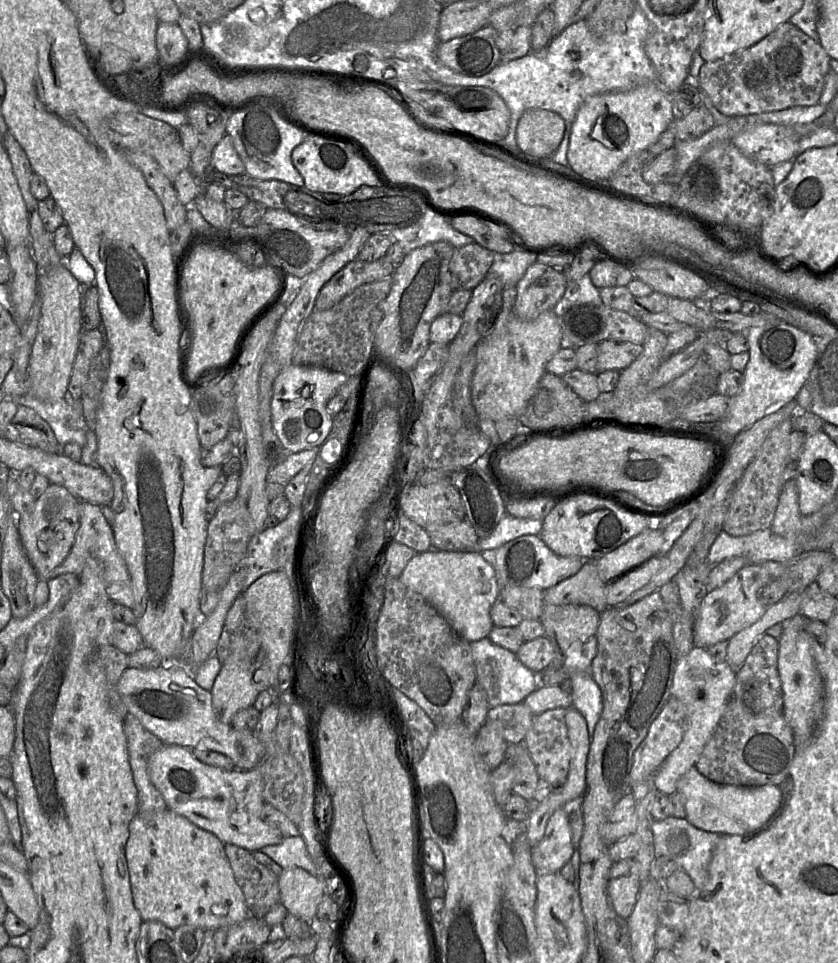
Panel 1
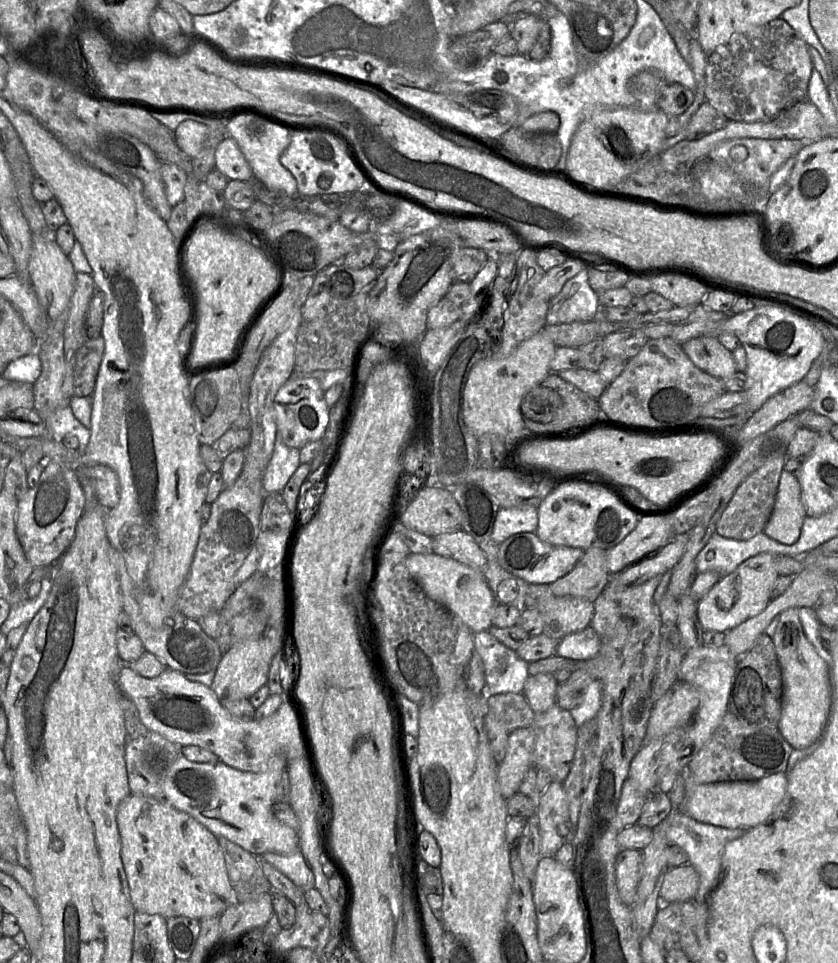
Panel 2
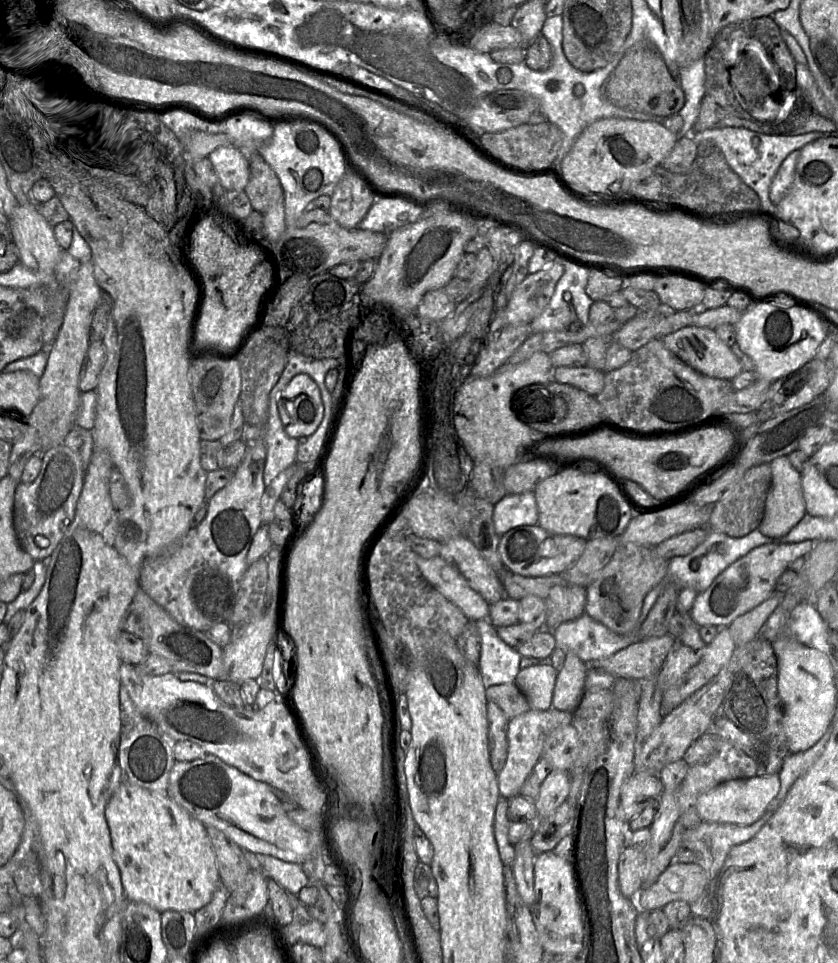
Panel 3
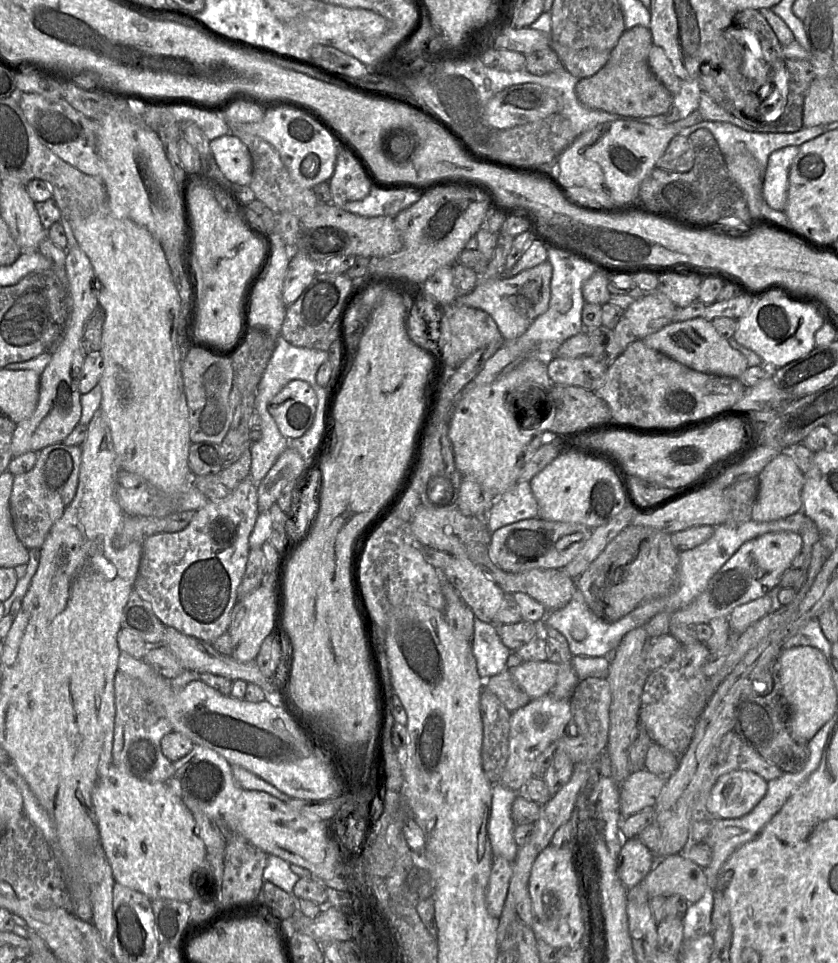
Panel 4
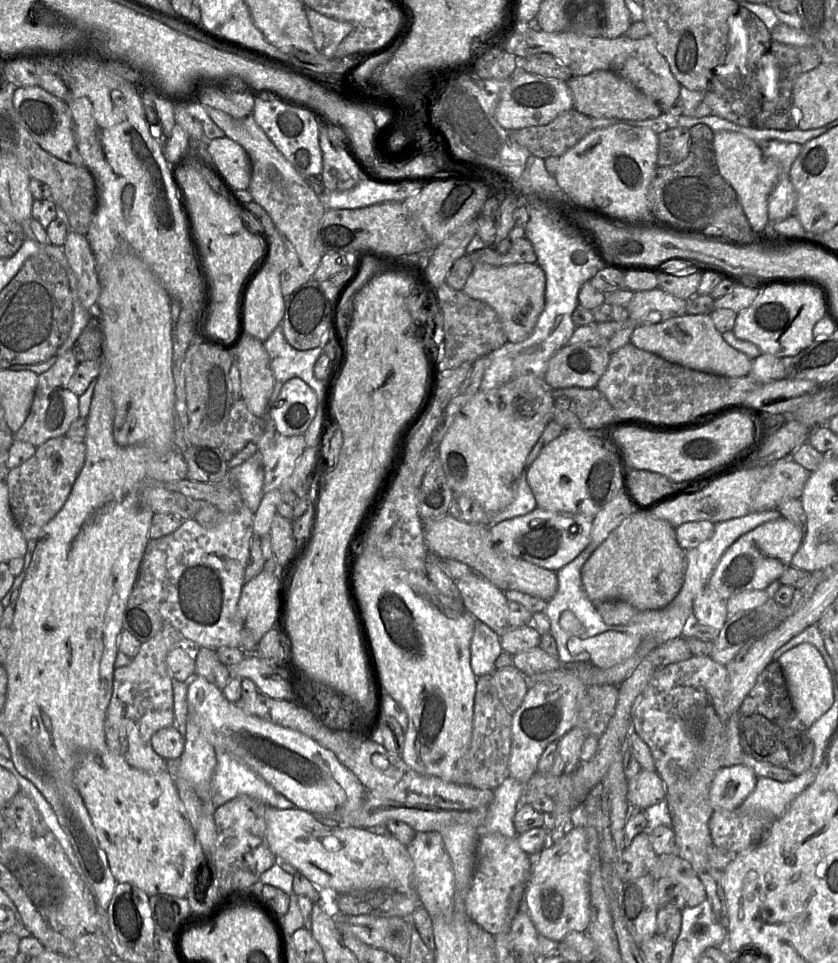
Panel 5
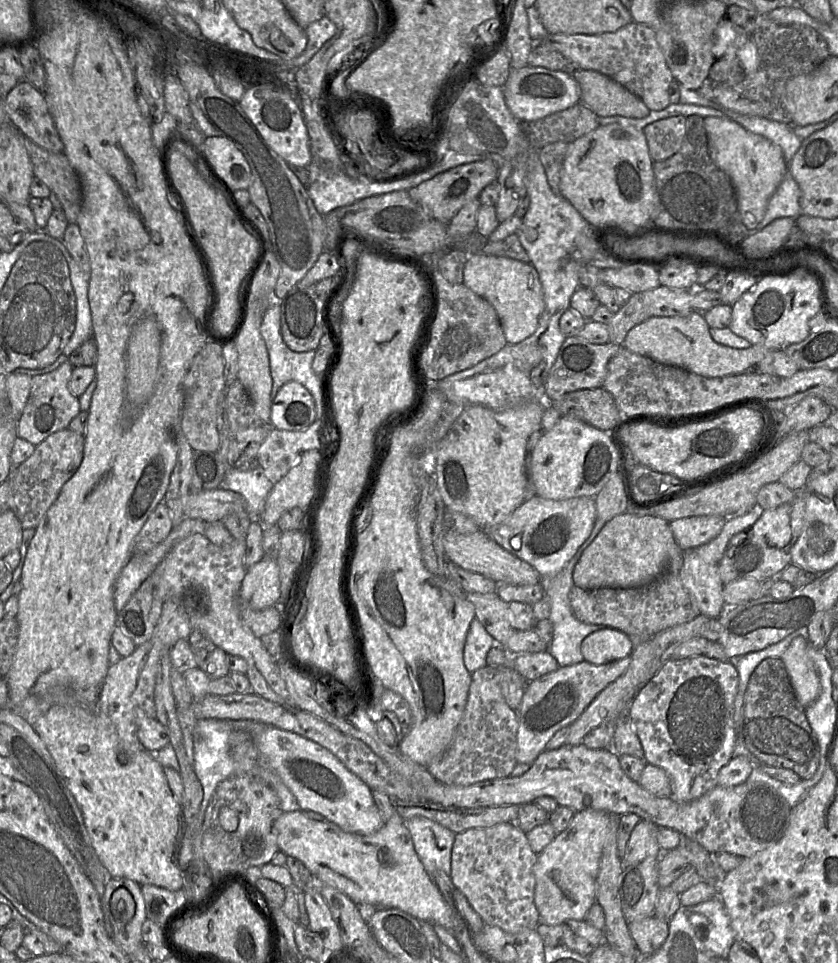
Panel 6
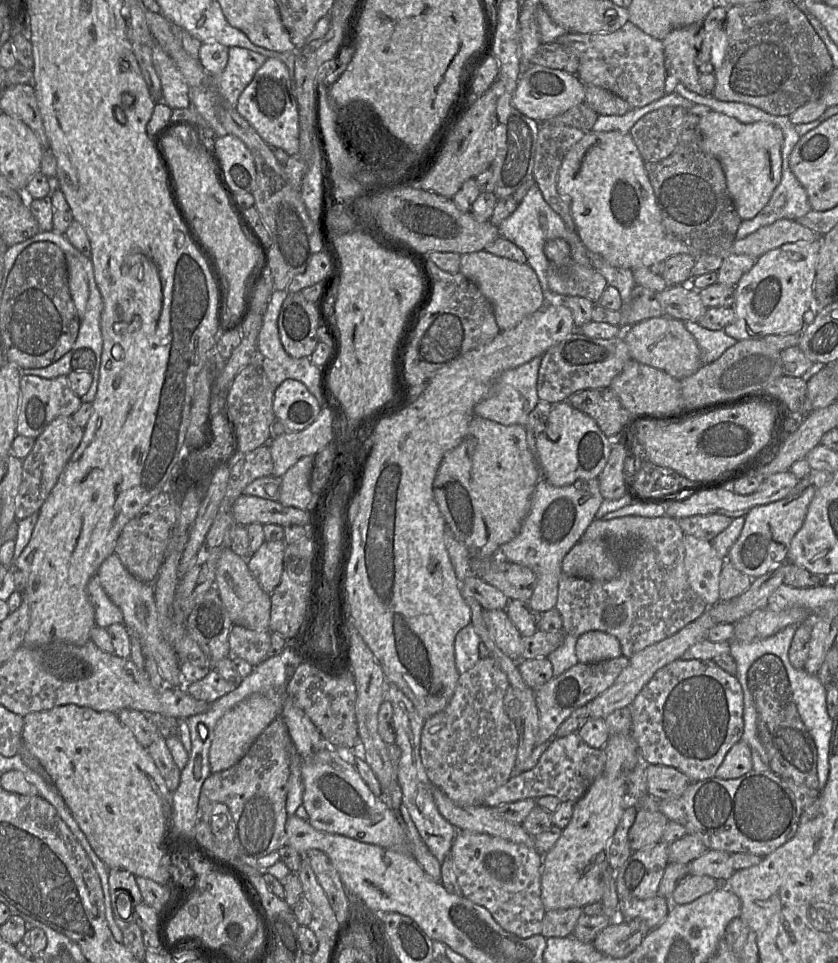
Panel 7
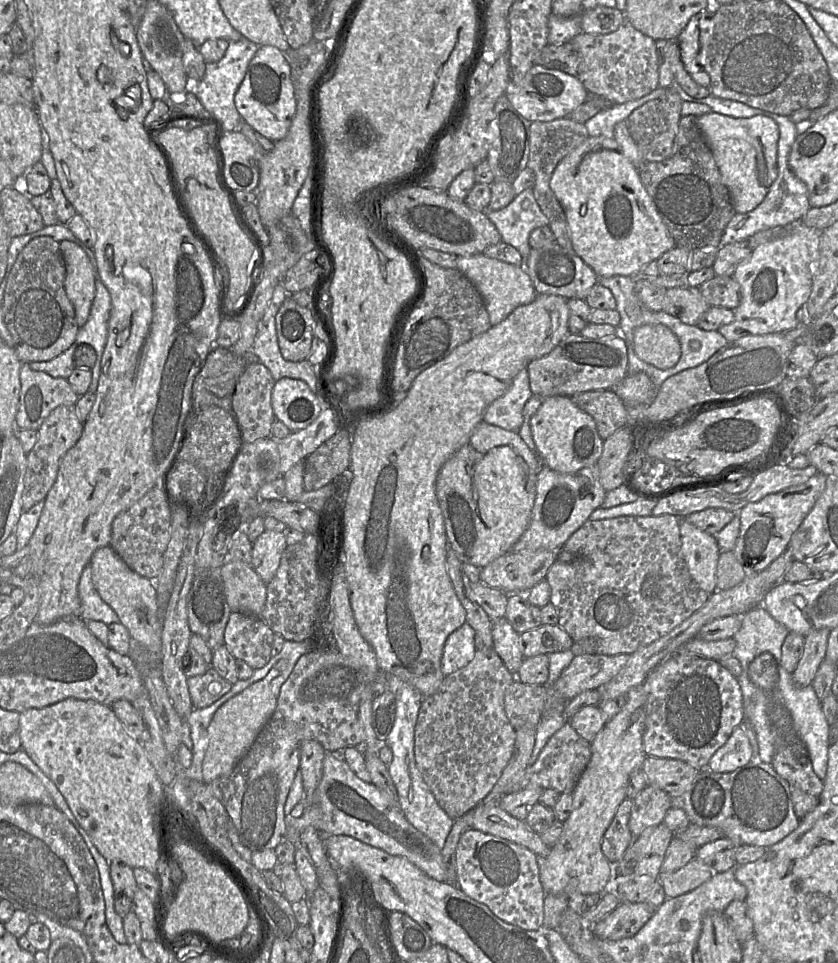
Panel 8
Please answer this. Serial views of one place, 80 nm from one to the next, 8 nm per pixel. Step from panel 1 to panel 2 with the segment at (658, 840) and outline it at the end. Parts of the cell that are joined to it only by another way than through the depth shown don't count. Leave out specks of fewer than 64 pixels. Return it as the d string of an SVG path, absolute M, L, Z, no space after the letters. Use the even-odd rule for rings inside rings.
M674 809L664 820L667 821L666 837L668 843L677 845L686 851L689 864L695 868L699 875L699 887L694 898L700 898L702 894L709 896L718 883L725 846L730 841L741 837L747 829L729 829L701 823L686 813Z

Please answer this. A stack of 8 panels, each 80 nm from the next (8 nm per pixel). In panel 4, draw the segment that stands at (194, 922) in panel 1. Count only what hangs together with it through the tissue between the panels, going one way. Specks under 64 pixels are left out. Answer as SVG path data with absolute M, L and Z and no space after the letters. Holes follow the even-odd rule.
M112 764L107 772L98 779L92 792L92 803L100 835L100 844L112 868L116 883L144 894L151 901L156 899L172 899L189 903L193 899L192 876L199 868L204 866L206 848L203 840L196 833L196 823L192 812L187 808L181 797L175 793L169 782L145 781L131 774L123 767Z

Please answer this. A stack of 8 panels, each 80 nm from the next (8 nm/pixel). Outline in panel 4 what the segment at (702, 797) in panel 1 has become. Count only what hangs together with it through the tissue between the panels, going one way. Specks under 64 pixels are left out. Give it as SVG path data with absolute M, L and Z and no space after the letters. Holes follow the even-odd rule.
M747 770L724 774L712 787L706 801L711 815L718 819L739 818L748 814L765 796L767 782Z

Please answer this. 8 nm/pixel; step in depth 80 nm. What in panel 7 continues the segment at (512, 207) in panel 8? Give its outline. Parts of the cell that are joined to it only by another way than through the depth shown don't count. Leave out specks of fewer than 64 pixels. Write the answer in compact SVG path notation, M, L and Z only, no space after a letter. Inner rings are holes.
M536 184L528 190L516 210L501 222L498 229L500 236L515 243L524 251L526 263L536 272L543 289L548 290L546 278L548 259L544 253L544 245L553 239L565 239L566 226L562 218L544 200Z

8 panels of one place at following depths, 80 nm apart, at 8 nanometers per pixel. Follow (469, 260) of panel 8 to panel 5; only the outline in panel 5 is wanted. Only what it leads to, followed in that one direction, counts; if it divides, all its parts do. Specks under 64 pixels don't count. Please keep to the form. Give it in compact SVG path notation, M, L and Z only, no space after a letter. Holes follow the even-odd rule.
M519 263L500 267L476 264L463 292L489 305L496 312L507 341L518 343L531 335L545 307L545 287L545 273L537 263Z

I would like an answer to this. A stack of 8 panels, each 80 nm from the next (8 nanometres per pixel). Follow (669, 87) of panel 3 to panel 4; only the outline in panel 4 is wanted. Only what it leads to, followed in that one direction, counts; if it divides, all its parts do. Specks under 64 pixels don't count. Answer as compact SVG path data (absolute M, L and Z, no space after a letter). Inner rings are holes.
M635 26L625 30L610 59L596 74L581 78L575 87L582 105L589 109L612 114L636 117L665 115L673 106L674 95L657 79L648 64L650 48L653 45L649 28Z

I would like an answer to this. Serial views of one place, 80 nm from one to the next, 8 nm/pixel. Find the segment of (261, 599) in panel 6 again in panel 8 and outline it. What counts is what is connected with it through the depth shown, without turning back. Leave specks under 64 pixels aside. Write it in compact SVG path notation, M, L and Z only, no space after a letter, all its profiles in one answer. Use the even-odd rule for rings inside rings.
M269 530L252 543L250 564L264 583L267 584L276 575L286 546L283 532Z

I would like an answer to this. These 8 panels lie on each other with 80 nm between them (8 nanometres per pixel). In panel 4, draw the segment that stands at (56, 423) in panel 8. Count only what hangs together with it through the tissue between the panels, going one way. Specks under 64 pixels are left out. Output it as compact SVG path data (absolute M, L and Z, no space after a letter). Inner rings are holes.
M61 442L37 452L37 461L32 470L14 475L10 511L16 535L27 549L40 549L52 525L63 515L73 500L81 461L81 446L69 446Z

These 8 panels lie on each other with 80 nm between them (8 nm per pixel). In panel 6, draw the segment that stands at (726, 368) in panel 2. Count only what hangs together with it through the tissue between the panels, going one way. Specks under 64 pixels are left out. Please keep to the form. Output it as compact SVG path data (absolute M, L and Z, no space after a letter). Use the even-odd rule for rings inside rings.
M692 311L685 317L650 317L629 330L622 346L660 364L683 368L707 378L752 371L769 351L761 345L735 349L718 344L711 337L710 327L700 311Z

